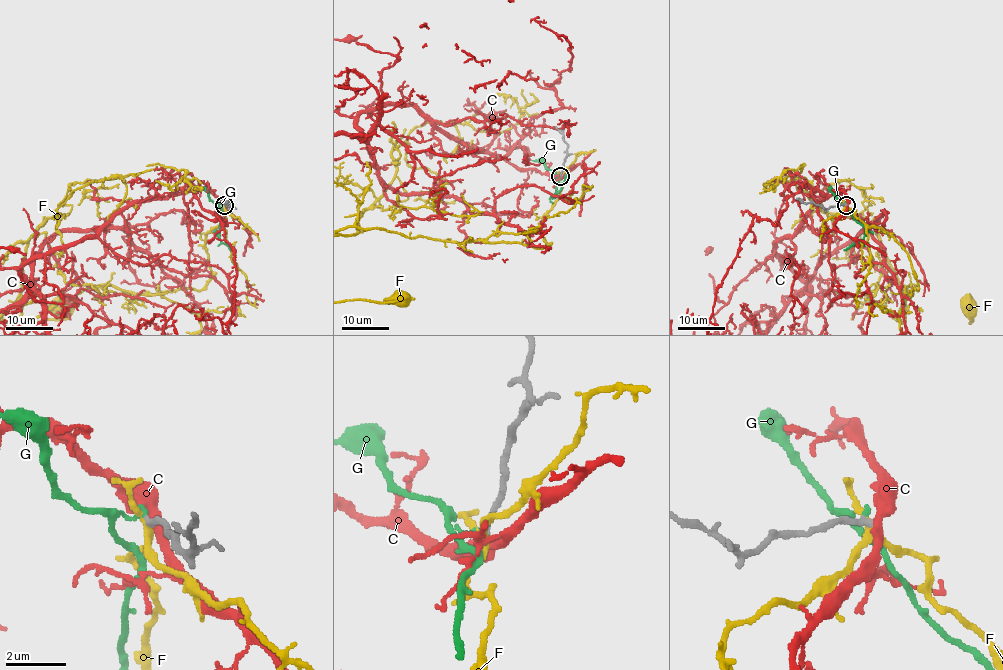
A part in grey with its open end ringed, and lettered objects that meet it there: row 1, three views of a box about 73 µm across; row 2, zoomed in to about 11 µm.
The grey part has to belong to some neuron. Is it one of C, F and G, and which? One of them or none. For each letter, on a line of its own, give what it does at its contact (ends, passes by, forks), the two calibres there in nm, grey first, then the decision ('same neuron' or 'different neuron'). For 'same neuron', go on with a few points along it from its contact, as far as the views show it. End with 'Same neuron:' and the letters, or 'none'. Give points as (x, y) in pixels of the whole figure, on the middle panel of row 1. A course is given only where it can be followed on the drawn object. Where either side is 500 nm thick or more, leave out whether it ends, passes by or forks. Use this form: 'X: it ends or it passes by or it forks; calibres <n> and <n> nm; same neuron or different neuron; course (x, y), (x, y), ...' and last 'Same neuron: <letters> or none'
C: it passes by; calibres 200 and 440 nm; different neuron
F: it forks; calibres 220 and 190 nm; different neuron
G: it ends; calibres 220 and 120 nm; different neuron
Same neuron: none

